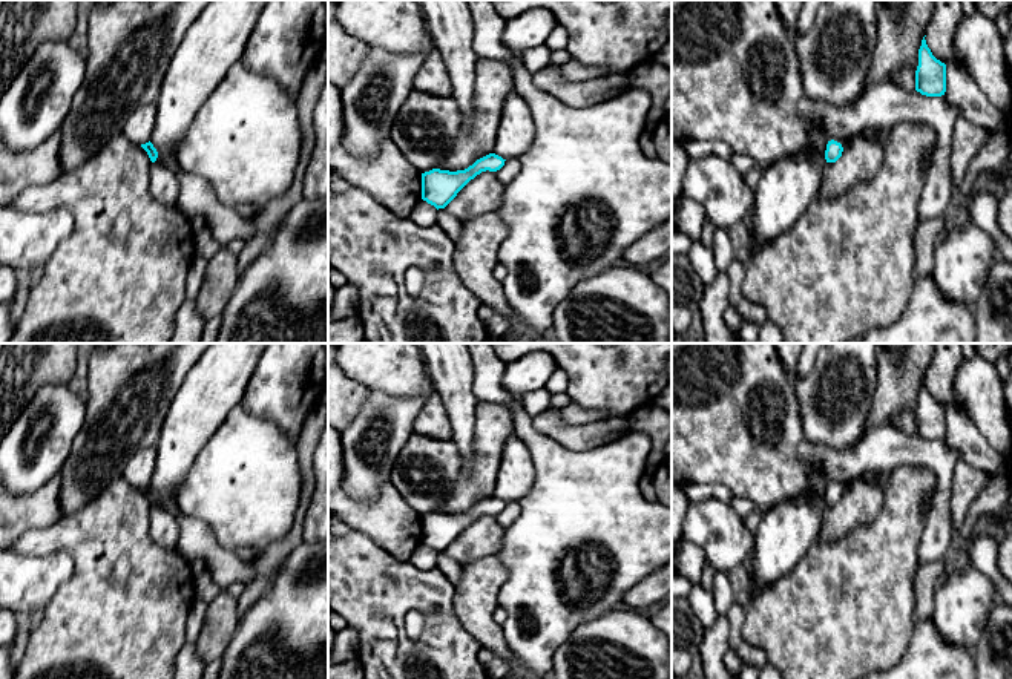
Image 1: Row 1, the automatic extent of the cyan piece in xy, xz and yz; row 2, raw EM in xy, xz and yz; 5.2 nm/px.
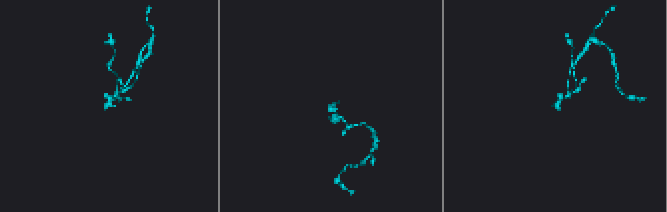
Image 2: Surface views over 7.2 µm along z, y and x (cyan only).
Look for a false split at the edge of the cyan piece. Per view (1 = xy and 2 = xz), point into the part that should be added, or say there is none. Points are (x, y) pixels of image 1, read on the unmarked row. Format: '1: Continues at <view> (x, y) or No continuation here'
1: No continuation here
2: No continuation here

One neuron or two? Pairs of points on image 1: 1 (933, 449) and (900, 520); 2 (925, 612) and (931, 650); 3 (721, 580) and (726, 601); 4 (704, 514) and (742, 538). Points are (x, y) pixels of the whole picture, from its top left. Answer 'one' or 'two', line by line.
1: two
2: two
3: one
4: one

